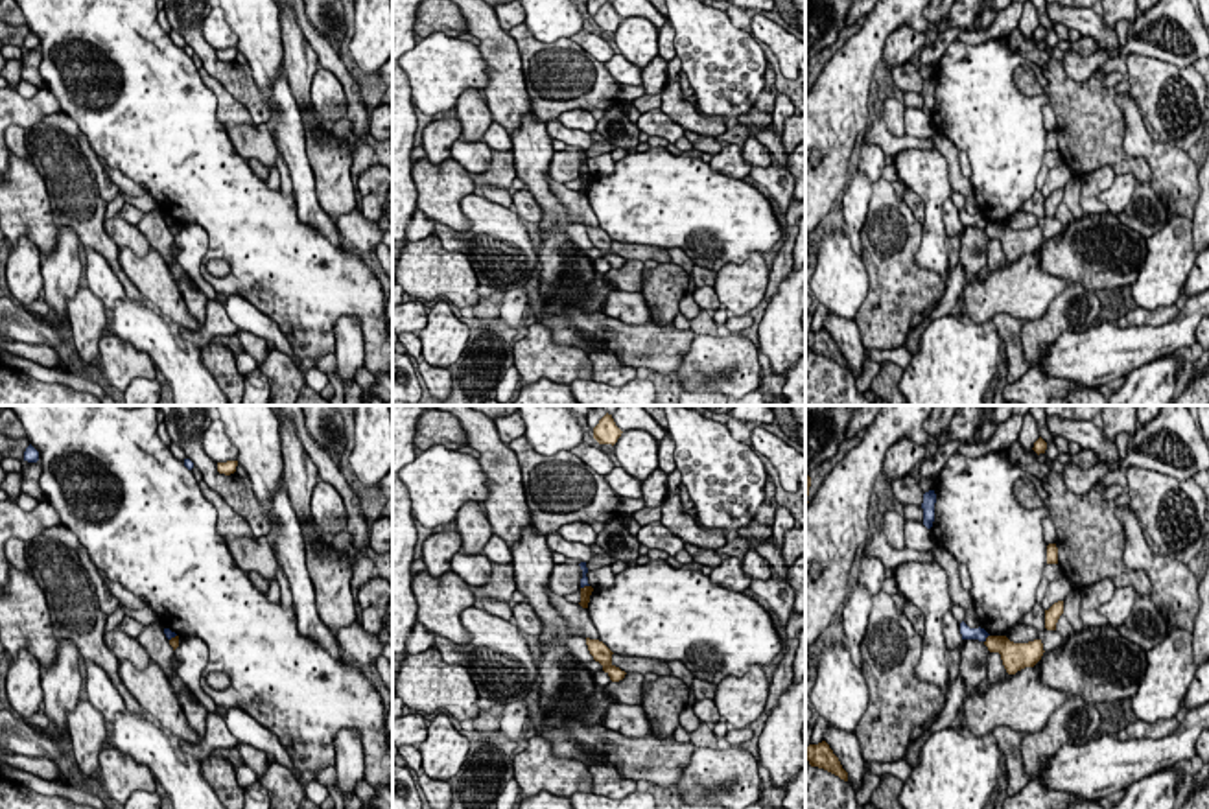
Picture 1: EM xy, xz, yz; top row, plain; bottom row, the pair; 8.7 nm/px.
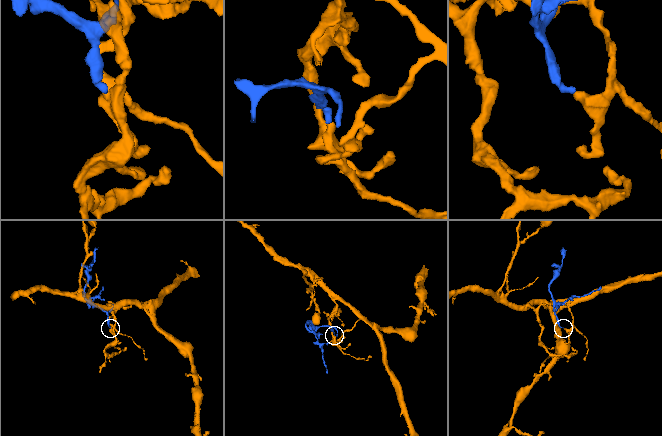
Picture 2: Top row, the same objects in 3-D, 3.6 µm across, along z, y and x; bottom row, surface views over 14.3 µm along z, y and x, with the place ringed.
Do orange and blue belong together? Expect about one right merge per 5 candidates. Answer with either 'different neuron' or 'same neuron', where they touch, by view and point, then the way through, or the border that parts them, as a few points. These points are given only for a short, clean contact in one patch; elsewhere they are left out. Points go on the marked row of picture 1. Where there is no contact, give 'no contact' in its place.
different neuron; contact yz (986, 638); border yz (988, 634), (985, 642)

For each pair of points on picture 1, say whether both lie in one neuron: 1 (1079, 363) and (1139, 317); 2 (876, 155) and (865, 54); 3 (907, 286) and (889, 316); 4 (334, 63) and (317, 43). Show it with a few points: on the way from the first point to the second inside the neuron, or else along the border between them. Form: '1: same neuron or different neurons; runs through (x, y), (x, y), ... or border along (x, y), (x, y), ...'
1: different neurons; border along (1169, 321), (1139, 327), (1115, 325)
2: different neurons; border along (859, 135), (856, 142)
3: same neuron; runs through (900, 293), (889, 308)
4: same neuron; runs through (328, 58), (323, 48)

